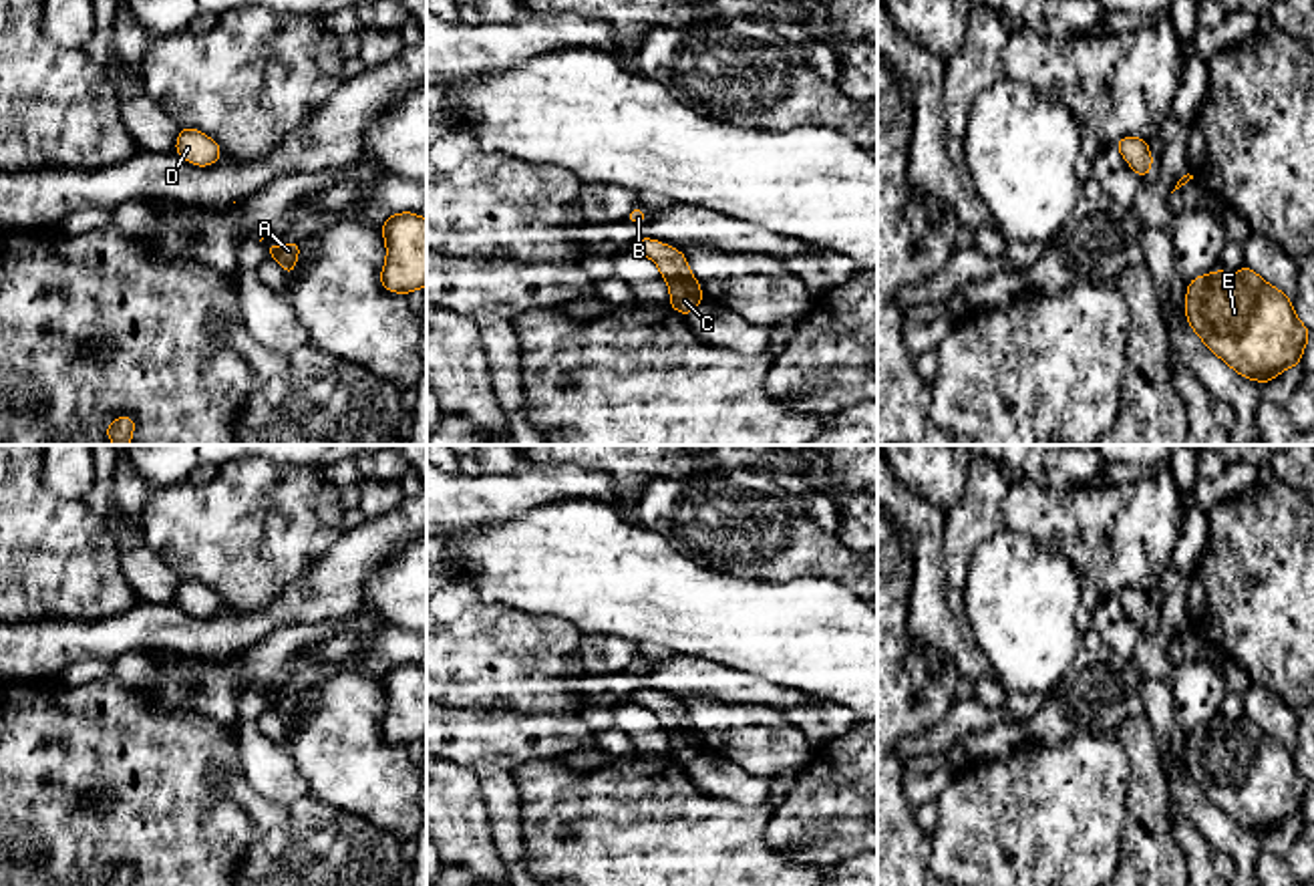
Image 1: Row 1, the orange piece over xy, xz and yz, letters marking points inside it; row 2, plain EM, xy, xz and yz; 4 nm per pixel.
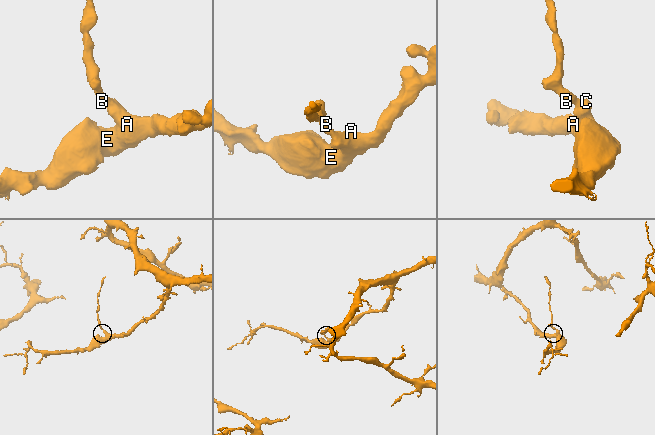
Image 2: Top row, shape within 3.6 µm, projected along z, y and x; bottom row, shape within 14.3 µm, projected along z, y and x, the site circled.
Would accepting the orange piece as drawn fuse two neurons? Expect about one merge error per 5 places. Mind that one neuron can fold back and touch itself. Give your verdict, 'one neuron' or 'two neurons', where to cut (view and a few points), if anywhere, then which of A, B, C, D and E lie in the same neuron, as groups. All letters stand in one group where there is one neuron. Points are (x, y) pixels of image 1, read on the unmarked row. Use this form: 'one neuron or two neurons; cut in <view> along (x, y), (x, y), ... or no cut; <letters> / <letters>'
one neuron; no cut; A B C D E

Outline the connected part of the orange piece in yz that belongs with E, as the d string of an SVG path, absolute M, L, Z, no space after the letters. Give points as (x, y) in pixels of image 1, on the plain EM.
M1248 717L1238 725L1215 721L1193 729L1187 737L1185 765L1211 803L1242 828L1258 834L1268 834L1282 822L1298 818L1310 787L1290 749Z

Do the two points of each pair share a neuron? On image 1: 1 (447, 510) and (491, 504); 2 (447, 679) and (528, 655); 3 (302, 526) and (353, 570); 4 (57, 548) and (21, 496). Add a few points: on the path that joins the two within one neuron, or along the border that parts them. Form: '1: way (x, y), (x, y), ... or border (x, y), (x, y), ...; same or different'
1: way (457, 504), (481, 504); same
2: way (467, 659), (508, 657); same
3: border (345, 532), (296, 582); different
4: way (45, 536), (21, 508); same

